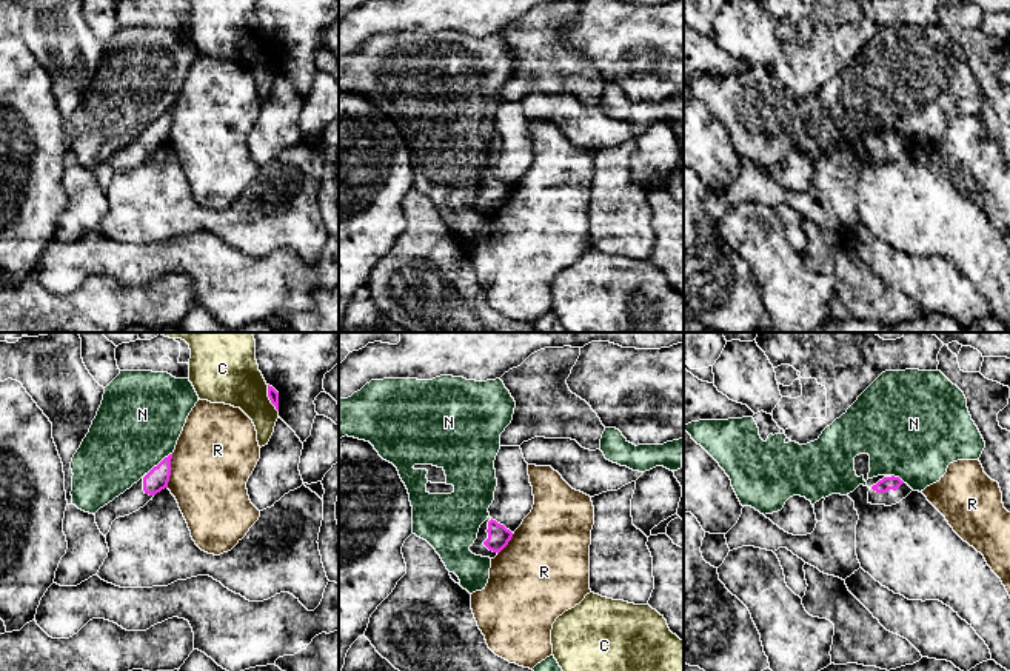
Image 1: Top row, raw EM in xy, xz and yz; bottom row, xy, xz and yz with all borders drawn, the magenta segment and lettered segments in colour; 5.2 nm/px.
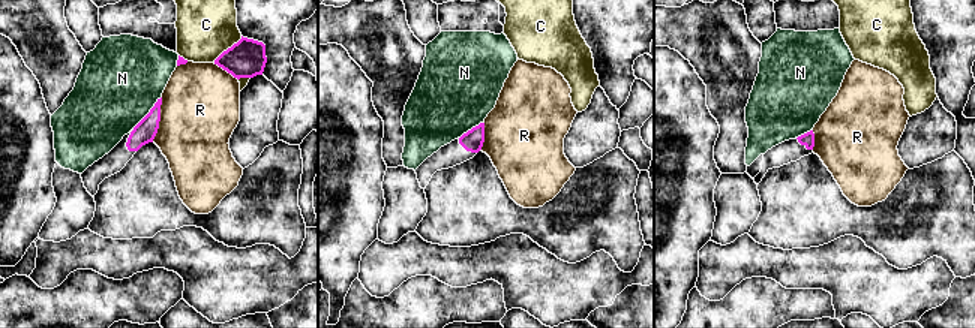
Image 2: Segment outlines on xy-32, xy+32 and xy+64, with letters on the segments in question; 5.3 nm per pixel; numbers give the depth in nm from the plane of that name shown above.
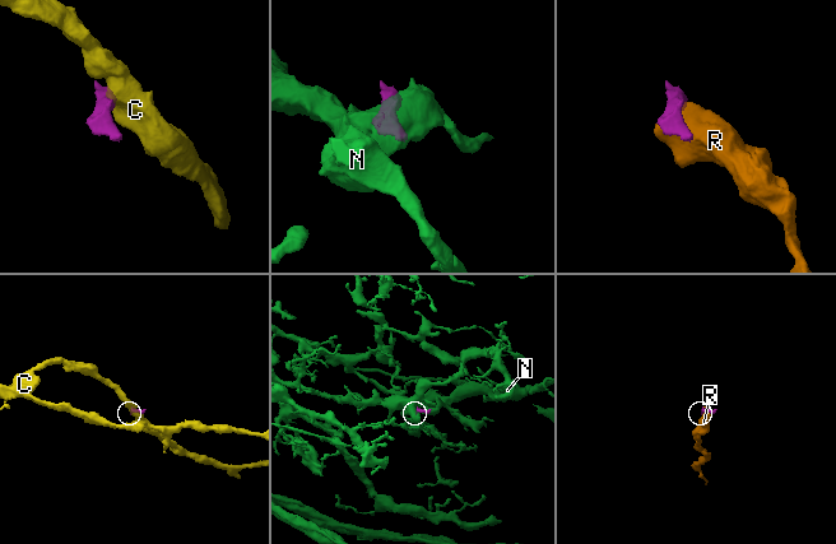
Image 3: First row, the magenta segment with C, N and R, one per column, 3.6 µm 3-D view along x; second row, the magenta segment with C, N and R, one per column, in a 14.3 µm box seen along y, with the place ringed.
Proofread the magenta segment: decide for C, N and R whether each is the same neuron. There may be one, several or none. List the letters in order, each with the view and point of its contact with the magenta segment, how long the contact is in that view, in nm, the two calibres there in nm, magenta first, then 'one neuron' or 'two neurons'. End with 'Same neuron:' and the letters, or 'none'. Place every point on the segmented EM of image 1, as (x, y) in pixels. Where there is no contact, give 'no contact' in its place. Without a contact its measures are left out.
C: xy (270, 399) | 160 nm | 60/300 nm | two neurons
N: xy (160, 462) | 180 nm | 120/440 nm | two neurons
R: xy (170, 471) | 180 nm | 120/420 nm | two neurons
Same neuron: none

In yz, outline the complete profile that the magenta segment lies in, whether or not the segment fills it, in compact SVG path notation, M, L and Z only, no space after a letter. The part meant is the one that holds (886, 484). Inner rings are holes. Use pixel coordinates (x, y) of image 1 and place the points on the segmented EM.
M878 476L867 480L868 503L891 506L905 499L913 489L895 476Z

